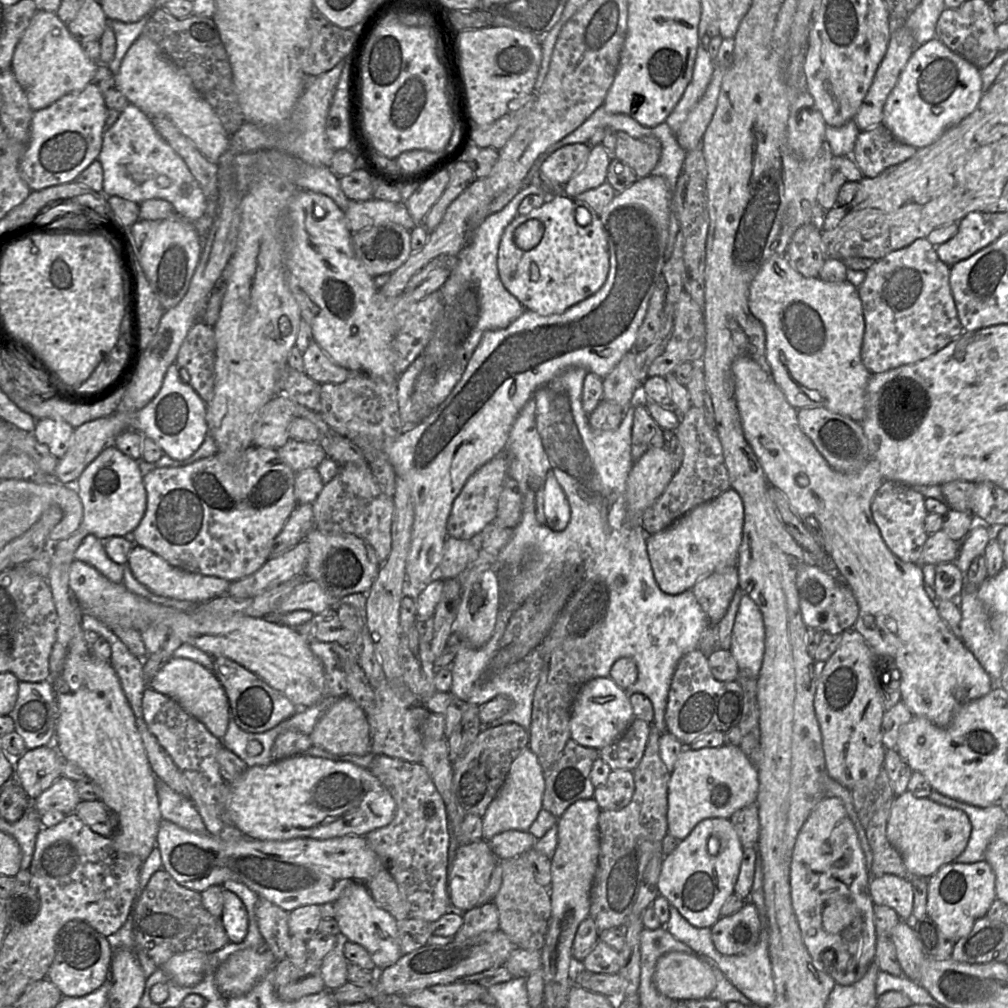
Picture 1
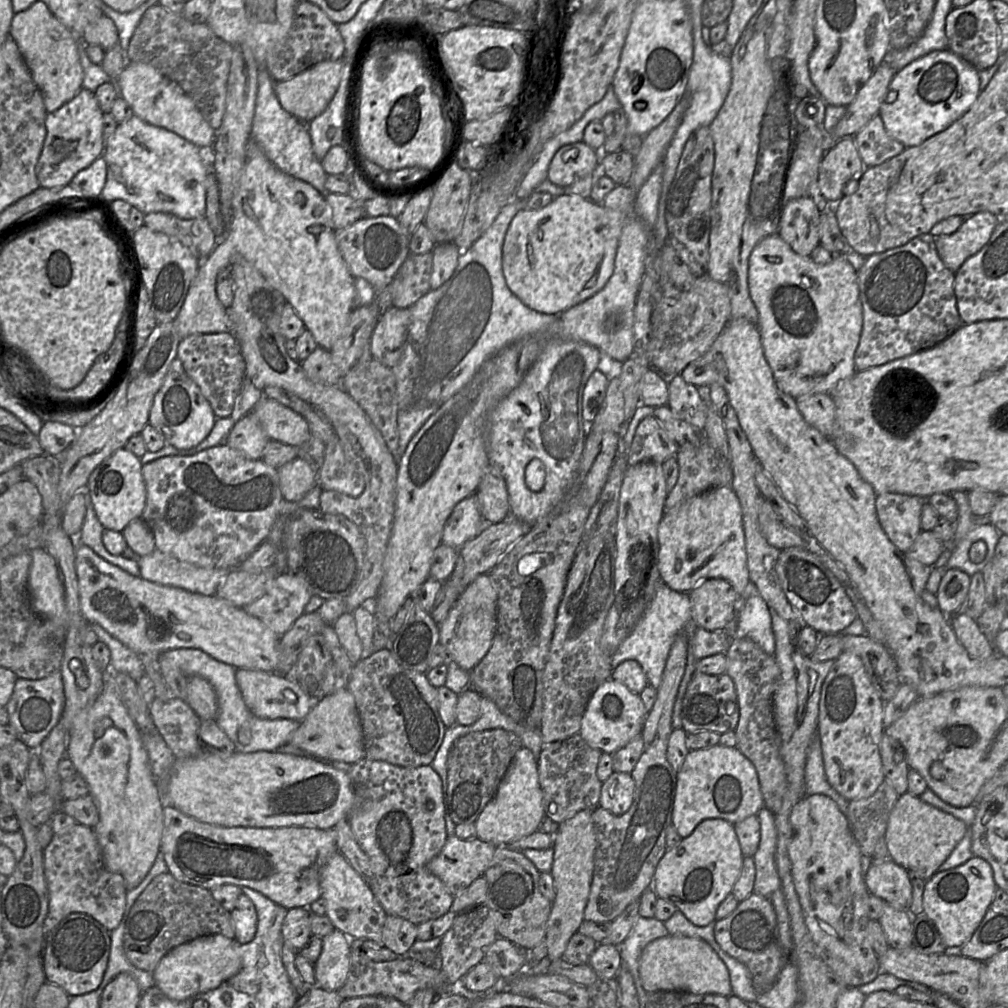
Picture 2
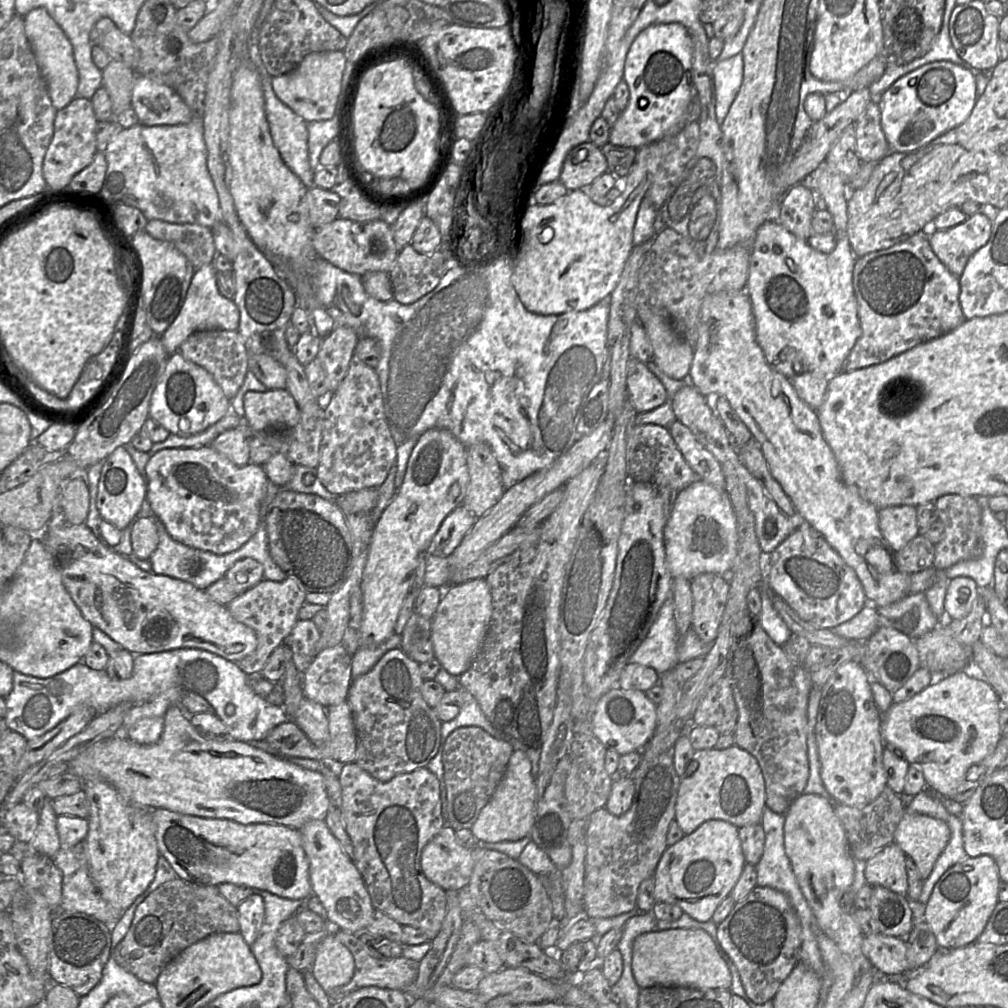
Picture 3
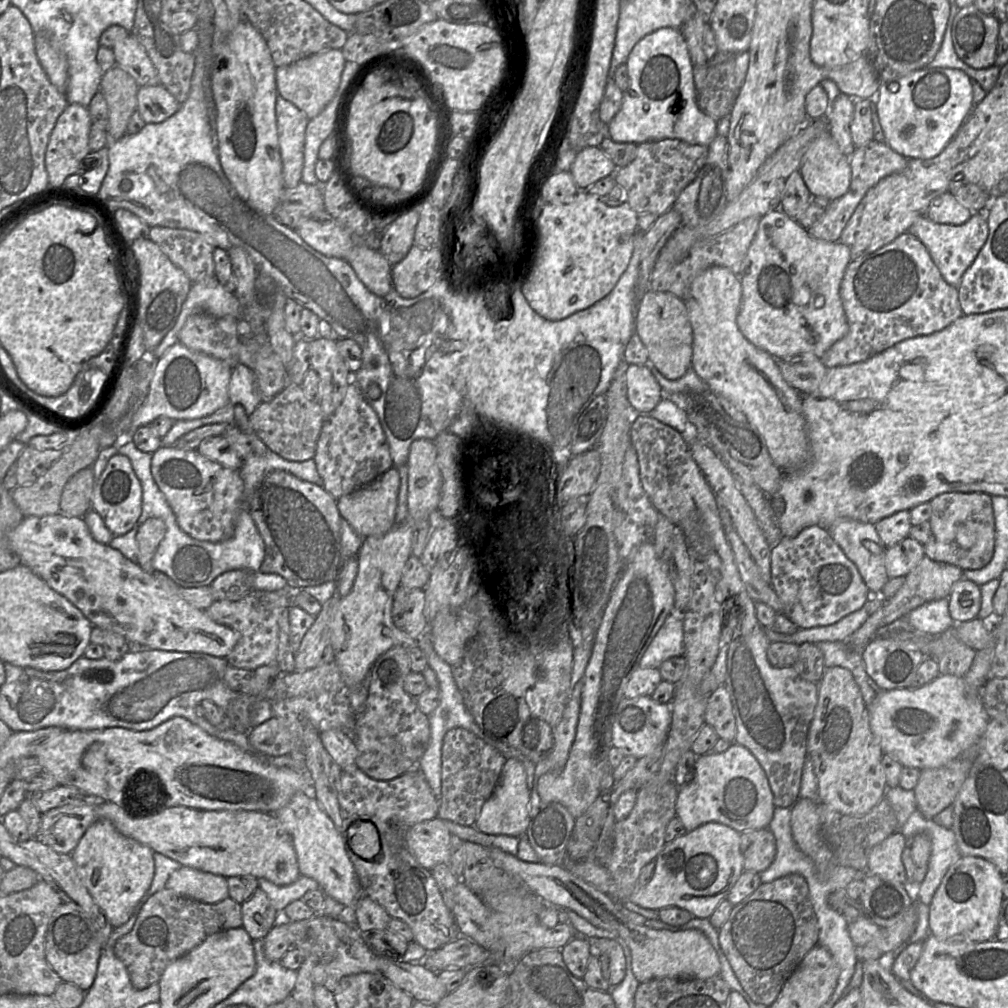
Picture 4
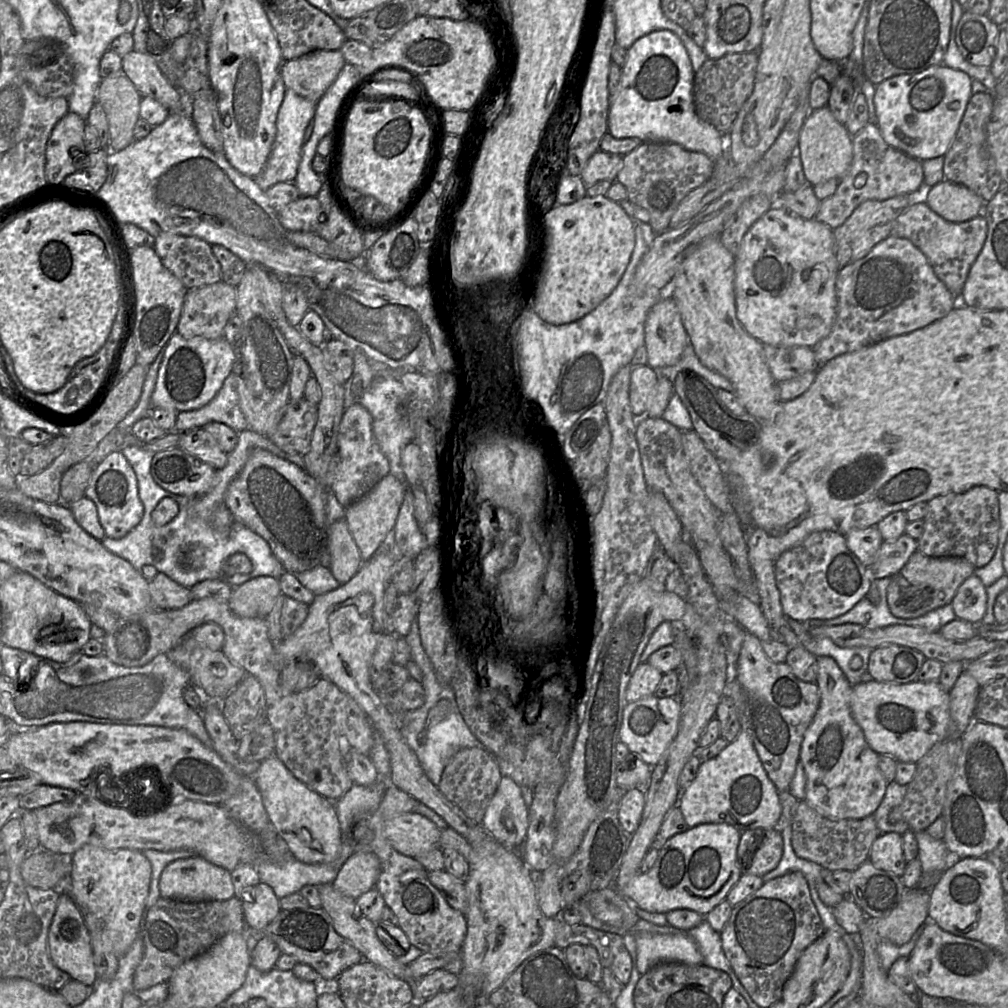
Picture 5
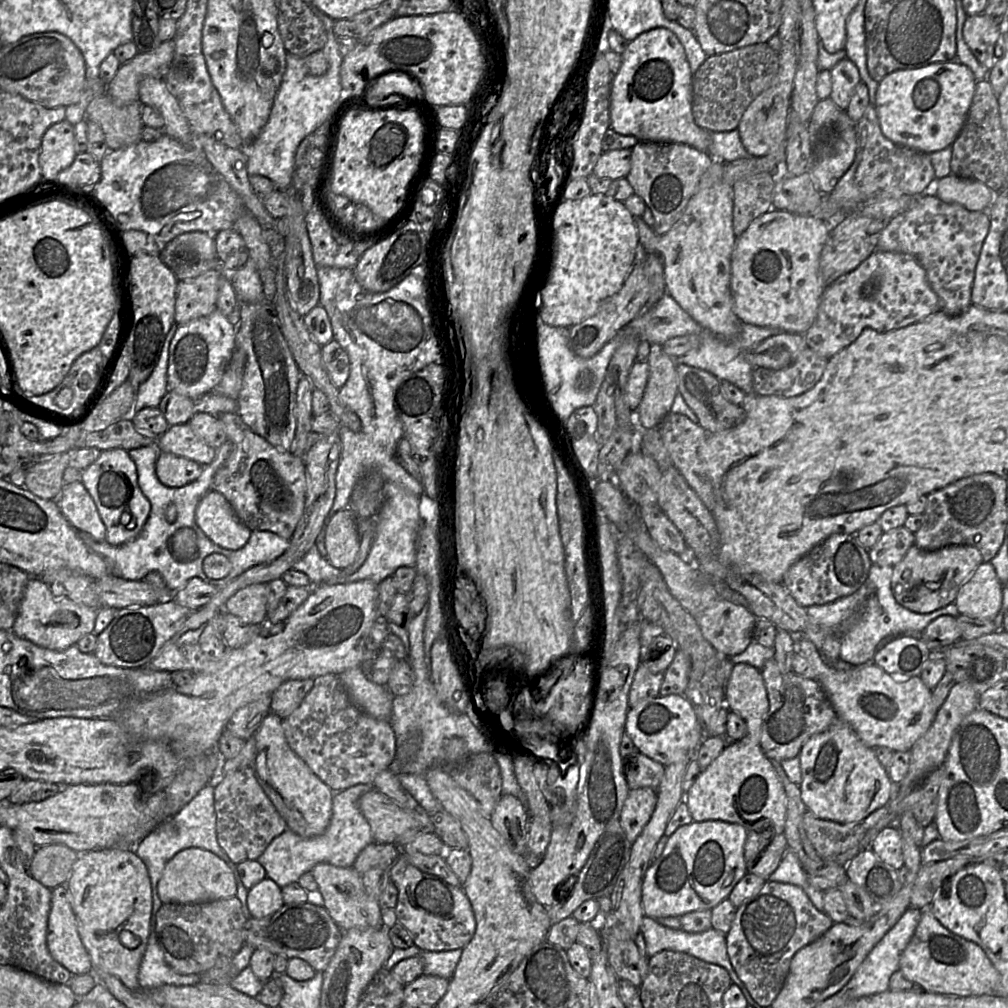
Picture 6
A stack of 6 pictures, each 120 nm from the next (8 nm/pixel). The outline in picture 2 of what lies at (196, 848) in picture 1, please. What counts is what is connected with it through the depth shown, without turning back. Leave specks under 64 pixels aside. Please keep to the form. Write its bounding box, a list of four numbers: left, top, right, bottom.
[161,805,338,910]

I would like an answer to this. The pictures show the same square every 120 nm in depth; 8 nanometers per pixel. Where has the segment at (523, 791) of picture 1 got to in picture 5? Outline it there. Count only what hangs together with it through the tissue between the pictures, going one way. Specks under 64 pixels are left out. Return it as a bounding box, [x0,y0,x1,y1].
[481,776,528,849]

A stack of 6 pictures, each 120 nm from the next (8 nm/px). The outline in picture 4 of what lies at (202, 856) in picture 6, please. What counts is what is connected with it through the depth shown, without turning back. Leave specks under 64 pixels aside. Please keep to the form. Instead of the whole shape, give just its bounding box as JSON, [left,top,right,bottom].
[166,866,229,904]

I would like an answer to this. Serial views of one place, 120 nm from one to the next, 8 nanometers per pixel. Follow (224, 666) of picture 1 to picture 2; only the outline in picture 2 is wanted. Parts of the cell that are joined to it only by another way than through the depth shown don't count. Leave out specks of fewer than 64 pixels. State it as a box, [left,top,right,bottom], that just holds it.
[235,668,317,721]

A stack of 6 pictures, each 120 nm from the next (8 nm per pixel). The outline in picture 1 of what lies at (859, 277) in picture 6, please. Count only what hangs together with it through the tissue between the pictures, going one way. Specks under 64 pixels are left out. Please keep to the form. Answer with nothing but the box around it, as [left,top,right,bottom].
[858,238,963,374]

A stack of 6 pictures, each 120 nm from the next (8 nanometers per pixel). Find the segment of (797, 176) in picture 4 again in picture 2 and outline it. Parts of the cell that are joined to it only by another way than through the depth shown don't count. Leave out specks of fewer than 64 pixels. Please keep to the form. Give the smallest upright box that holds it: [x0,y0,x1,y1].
[778,196,821,257]

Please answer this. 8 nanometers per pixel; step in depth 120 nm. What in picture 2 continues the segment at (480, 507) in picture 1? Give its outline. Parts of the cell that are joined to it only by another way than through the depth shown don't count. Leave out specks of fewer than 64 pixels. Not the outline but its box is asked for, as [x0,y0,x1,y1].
[441,493,485,550]

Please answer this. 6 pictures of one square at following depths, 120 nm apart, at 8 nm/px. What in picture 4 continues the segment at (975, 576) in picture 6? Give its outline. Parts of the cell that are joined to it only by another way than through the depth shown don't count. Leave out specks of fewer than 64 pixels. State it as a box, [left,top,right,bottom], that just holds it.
[948,578,981,624]

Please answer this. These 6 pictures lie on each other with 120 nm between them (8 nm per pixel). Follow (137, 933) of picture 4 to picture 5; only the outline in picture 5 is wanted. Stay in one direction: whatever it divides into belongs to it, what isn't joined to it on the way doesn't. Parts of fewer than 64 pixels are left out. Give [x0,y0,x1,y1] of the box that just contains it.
[133,896,245,990]

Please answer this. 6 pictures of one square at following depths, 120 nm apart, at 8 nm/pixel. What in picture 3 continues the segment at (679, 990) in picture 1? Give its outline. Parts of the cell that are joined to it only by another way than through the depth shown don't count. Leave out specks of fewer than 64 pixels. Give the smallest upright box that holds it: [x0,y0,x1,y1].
[632,929,731,990]

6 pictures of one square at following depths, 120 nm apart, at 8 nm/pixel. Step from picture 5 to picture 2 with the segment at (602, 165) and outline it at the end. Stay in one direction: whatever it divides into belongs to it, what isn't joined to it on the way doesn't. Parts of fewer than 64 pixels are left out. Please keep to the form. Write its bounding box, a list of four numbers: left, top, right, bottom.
[547,142,601,187]

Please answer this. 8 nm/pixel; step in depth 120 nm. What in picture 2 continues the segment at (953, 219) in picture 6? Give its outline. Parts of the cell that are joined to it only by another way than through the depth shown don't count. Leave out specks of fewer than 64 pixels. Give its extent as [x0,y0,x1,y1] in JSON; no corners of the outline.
[935,212,1000,273]

